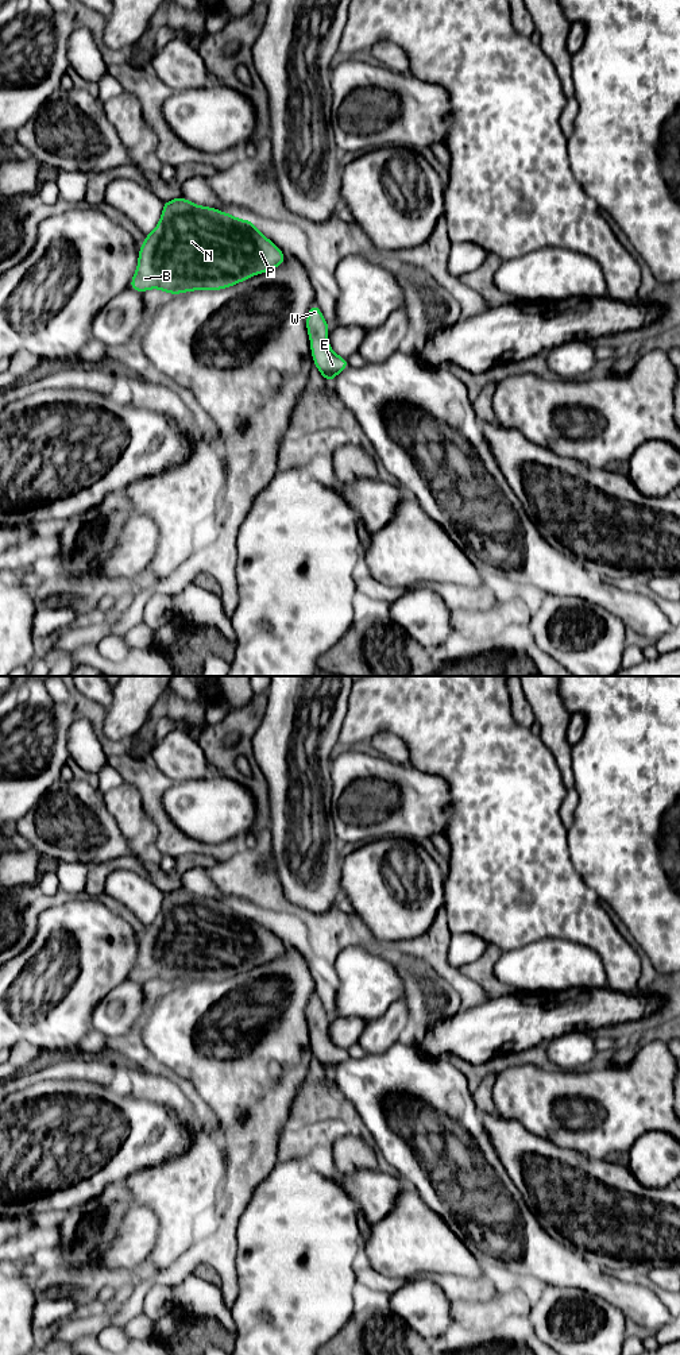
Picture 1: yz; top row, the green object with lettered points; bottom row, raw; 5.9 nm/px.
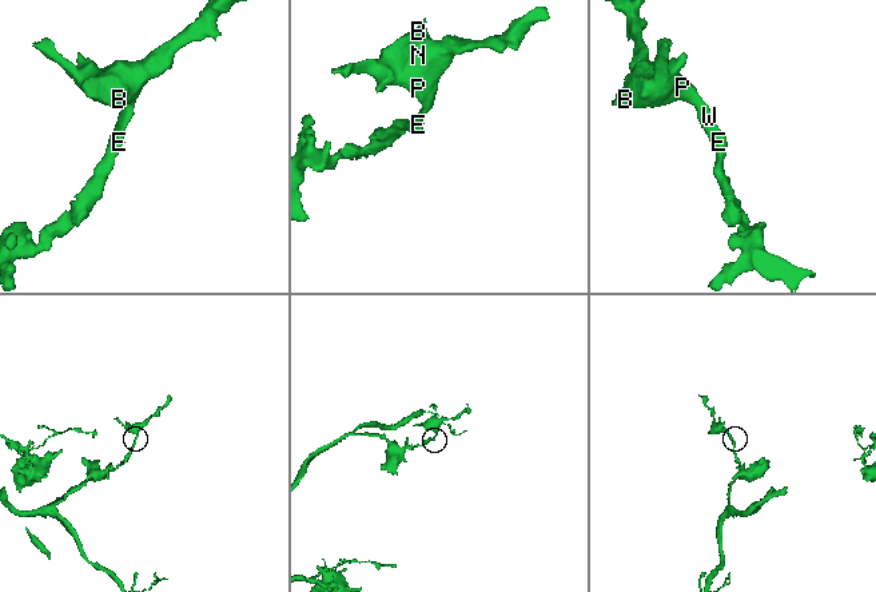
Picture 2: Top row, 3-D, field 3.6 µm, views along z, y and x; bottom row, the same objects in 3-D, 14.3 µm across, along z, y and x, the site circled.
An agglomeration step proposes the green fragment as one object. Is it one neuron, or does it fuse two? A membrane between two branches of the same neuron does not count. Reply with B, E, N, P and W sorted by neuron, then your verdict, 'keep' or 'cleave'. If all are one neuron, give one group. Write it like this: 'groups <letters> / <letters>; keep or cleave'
groups B E N P W; keep

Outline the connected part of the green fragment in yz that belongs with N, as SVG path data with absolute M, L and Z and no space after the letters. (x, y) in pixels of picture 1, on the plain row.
M183 888L163 893L162 907L154 922L144 927L139 939L138 958L130 980L143 984L161 980L167 985L181 985L194 981L221 981L270 962L285 954L286 946L267 930L251 911L240 911L233 906L212 897L200 897Z

